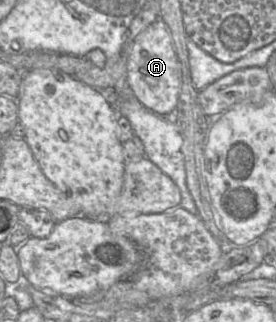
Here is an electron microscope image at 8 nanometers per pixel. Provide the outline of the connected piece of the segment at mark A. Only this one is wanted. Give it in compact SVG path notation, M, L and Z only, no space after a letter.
M158 18L131 41L127 82L141 104L161 117L173 117L181 87L181 64L166 24Z

